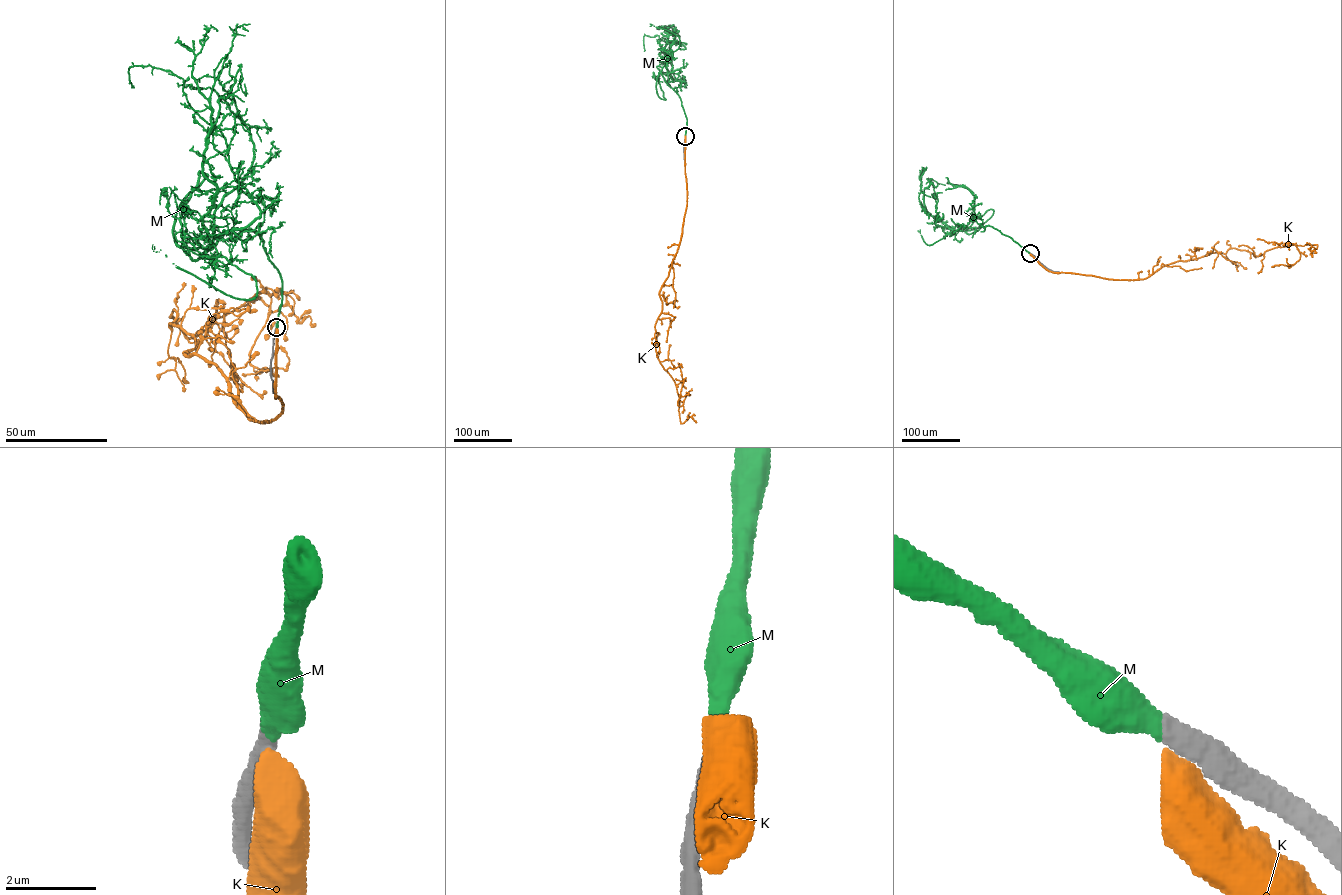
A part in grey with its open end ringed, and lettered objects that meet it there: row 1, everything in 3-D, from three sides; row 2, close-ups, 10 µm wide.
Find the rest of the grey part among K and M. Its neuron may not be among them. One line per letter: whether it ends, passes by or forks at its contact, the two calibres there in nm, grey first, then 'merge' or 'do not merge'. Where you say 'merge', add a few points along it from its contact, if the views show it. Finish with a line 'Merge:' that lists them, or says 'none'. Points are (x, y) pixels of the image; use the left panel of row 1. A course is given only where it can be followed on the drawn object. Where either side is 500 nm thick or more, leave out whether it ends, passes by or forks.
K: 650/700 nm | do not merge
M: 480/500 nm | merge | via (276, 327), (230, 232), (261, 201), (205, 248), (260, 215), (225, 138), (131, 87)
Merge: M

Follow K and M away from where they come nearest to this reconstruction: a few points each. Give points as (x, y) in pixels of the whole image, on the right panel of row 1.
K: (1030, 253), (1052, 272), (1138, 279), (1176, 261), (1231, 248), (1258, 256), (1296, 243), (1299, 260), (1272, 266)
M: (1029, 253), (992, 227), (978, 224), (974, 213), (960, 231), (936, 225), (938, 199), (929, 179), (945, 185)

